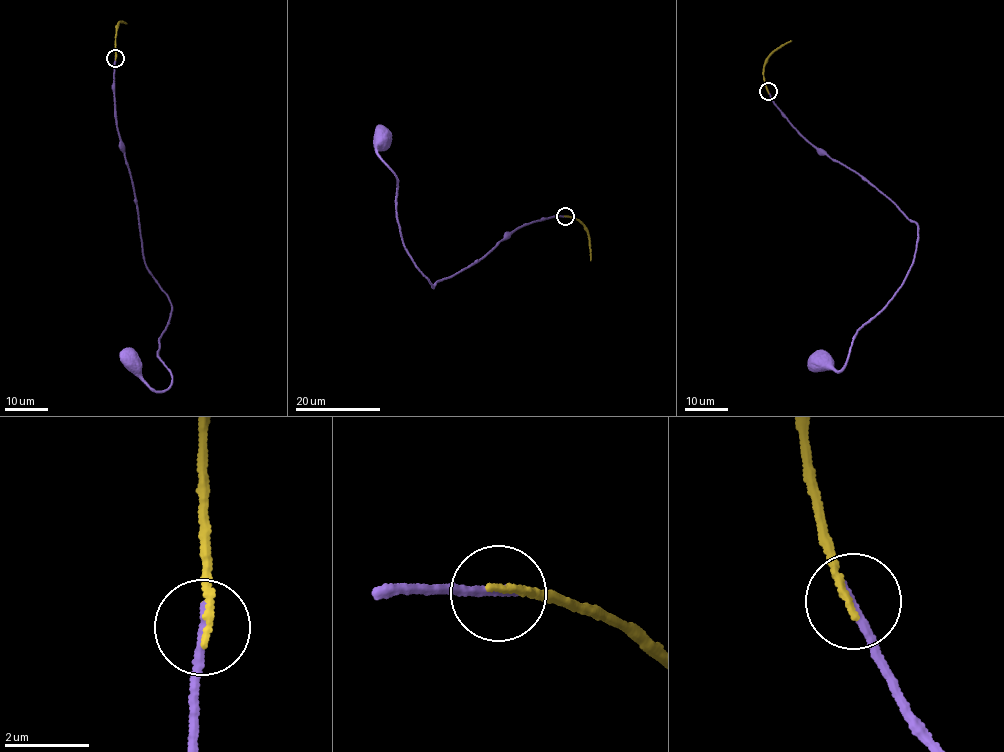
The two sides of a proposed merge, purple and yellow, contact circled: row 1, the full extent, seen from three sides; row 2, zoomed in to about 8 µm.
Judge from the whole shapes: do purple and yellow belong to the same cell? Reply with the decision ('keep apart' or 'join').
join

